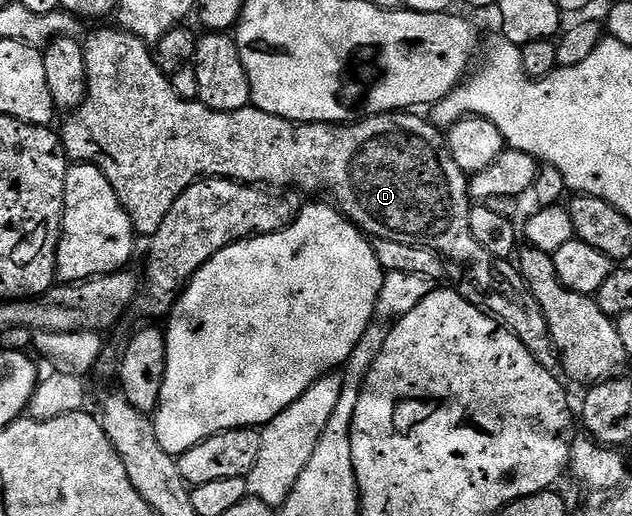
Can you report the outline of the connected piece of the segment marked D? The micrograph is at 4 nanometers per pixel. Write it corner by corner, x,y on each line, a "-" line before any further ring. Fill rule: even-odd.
120,26
101,28
98,32
91,33
89,37
84,37
83,43
85,46
85,61
87,62
87,94
85,95
85,101
64,117
65,125
59,128
61,145
64,146
65,154
69,157
70,161
79,164
93,164
99,170
103,170
107,182
111,182
119,202
127,210
127,214
133,223
133,231
138,237
153,237
159,230
159,226
163,226
163,218
167,218
167,213
171,210
171,206
175,206
175,198
179,198
179,194
183,194
183,190
190,188
196,180
220,178
222,180
240,180
242,184
254,186
270,186
269,184
274,184
277,187
274,189
296,190
301,194
306,194
305,192
326,192
330,196
326,197
340,210
341,215
346,216
352,224
357,225
362,232
370,237
378,240
391,238
395,242
407,242
408,244
427,246
431,250
440,252
446,261
453,263
454,260
455,263
469,268
469,281
463,286
460,285
459,288
461,295
466,296
476,308
483,309
484,312
501,321
504,327
515,334
515,338
519,338
519,342
523,342
523,346
527,346
527,350
531,350
531,354
535,358
535,362
539,362
539,366
543,366
551,373
558,371
559,357
553,346
551,330
547,324
547,318
543,318
543,310
539,306
539,302
535,302
535,294
531,294
531,290
527,286
525,279
521,277
521,272
517,268
516,263
509,260
497,260
487,250
483,250
483,246
479,246
479,242
475,242
475,234
471,234
471,218
469,217
469,209
471,207
471,197
469,195
470,177
463,170
459,170
459,162
455,162
455,158
451,158
446,133
438,128
436,124
426,119
426,117
425,121
421,117
421,114
402,110
400,112
369,114
366,115
366,120
357,118
352,122
343,124
295,124
292,120
284,120
275,114
267,114
263,110
252,106
243,110
235,110
234,112
220,112
219,110
211,110
206,104
202,104
196,99
190,98
190,100
184,100
173,89
174,81
166,76
163,70
159,70
157,57
151,51
150,45
146,41
140,40
135,34
125,31
124,28

